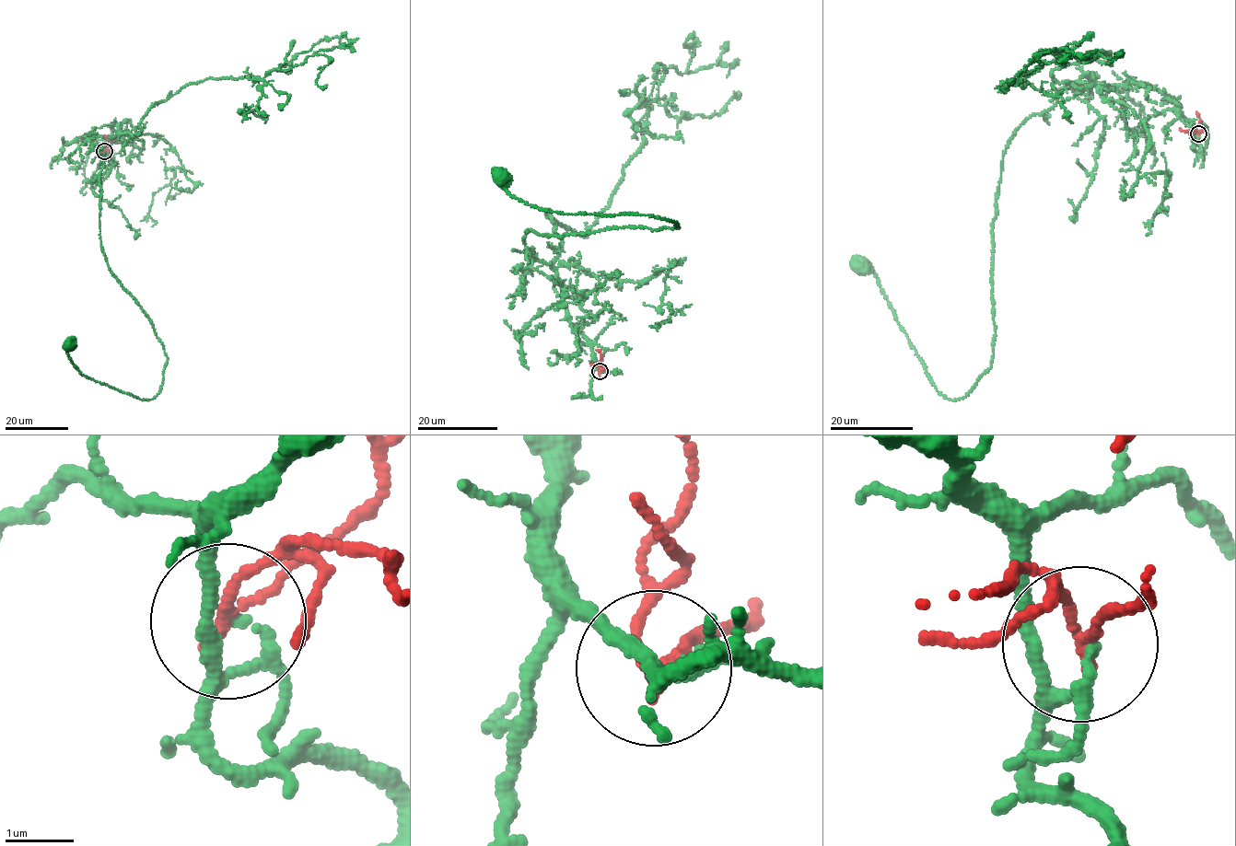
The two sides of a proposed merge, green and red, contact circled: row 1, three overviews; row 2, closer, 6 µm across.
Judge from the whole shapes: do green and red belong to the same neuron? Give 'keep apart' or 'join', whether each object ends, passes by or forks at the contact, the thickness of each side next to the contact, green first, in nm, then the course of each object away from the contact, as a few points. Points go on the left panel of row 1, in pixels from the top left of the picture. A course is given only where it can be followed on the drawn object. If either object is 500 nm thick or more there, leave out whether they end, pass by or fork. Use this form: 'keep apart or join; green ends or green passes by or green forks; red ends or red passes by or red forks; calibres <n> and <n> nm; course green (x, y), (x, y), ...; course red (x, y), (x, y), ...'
keep apart; green passes by; red passes by; calibres 110 and 140 nm; course green (104, 151), (113, 122), (101, 246), (167, 356), (158, 393), (84, 376), (71, 345); course red (104, 151), (110, 143), (104, 134)

